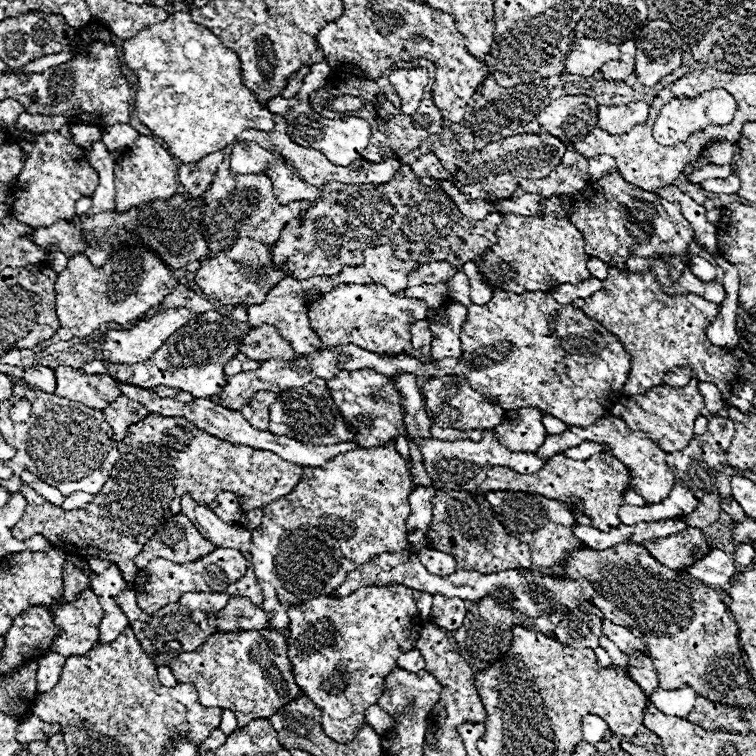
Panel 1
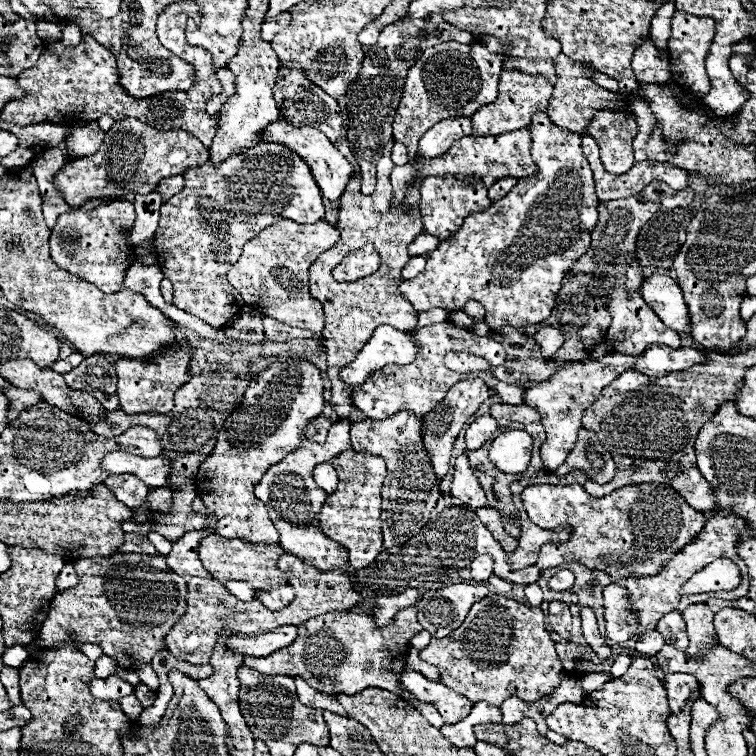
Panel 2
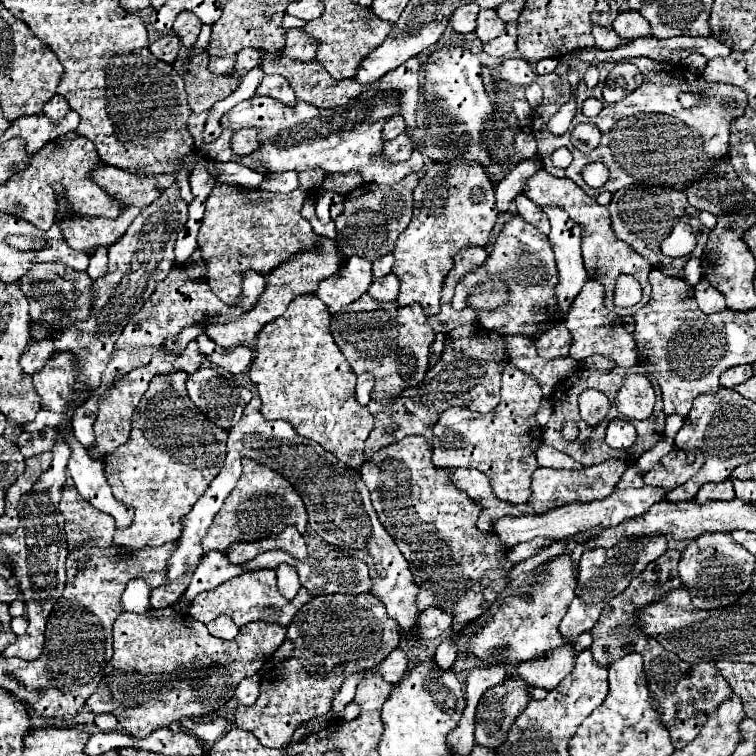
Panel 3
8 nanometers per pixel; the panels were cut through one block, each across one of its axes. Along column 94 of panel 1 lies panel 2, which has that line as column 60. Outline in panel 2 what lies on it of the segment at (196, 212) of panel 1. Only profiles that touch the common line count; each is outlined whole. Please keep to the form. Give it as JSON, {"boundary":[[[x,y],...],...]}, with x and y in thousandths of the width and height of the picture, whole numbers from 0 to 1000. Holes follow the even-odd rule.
{"boundary":[[[151,265],[146,270],[127,272],[119,280],[93,278],[77,286],[74,299],[66,312],[66,336],[69,344],[82,352],[87,360],[116,370],[130,378],[135,386],[159,386],[167,354],[177,347],[172,304],[177,299],[177,270],[169,265]]]}

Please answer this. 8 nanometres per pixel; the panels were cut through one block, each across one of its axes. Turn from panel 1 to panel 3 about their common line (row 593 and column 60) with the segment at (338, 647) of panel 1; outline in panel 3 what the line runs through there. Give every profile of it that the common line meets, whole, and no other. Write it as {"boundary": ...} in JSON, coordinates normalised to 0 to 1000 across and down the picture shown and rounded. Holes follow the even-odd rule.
{"boundary":[[[71,468],[61,479],[61,487],[56,487],[50,495],[42,497],[45,516],[53,524],[56,542],[66,545],[85,545],[95,524],[95,508],[101,503],[101,492],[95,484],[93,468]]]}

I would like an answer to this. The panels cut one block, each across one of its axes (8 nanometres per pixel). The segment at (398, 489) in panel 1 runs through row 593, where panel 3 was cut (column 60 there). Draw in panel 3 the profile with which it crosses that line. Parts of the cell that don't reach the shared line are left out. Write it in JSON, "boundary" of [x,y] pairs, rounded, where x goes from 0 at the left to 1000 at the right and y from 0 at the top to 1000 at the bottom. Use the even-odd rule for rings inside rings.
{"boundary":[[[77,347],[48,349],[37,357],[34,365],[26,368],[26,384],[32,386],[40,402],[40,426],[58,429],[66,437],[66,442],[93,437],[95,426],[111,426],[119,418],[124,397],[122,368],[114,360],[95,357],[93,352],[82,352]]]}

